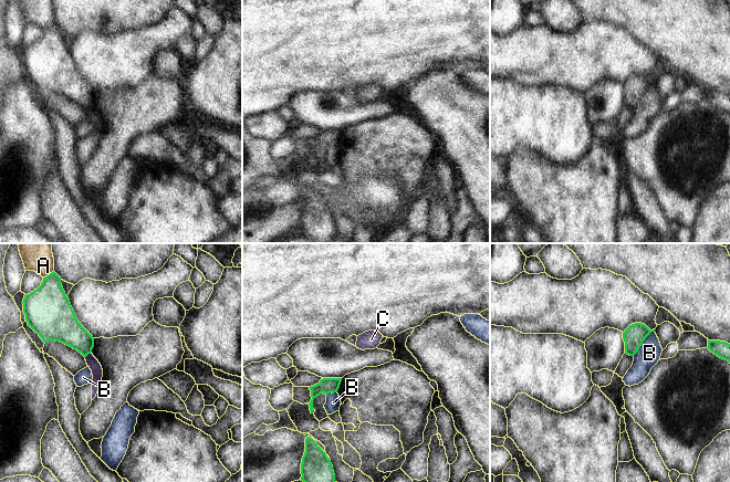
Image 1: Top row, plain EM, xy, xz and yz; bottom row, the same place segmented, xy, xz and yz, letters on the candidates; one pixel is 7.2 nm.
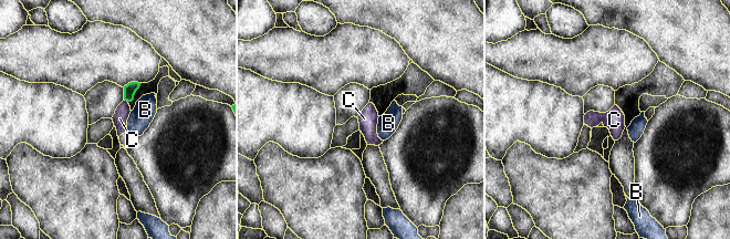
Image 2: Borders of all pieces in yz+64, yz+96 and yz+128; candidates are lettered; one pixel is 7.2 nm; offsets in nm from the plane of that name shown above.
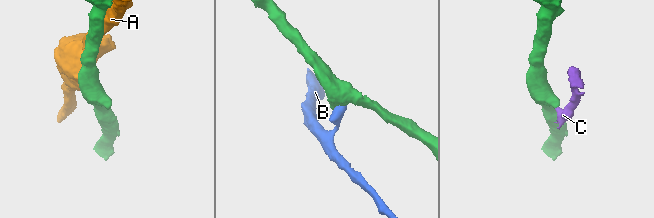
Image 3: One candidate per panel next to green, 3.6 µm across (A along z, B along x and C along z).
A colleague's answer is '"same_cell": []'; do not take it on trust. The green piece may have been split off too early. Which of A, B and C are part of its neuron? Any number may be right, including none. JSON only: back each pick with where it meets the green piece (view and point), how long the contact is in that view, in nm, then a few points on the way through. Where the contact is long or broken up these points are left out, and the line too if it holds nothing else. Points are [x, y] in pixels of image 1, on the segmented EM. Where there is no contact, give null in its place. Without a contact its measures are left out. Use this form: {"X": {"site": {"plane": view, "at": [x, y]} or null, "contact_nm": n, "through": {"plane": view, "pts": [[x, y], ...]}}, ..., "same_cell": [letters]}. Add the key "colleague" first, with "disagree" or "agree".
{"colleague": "agree", "same_cell": []}

